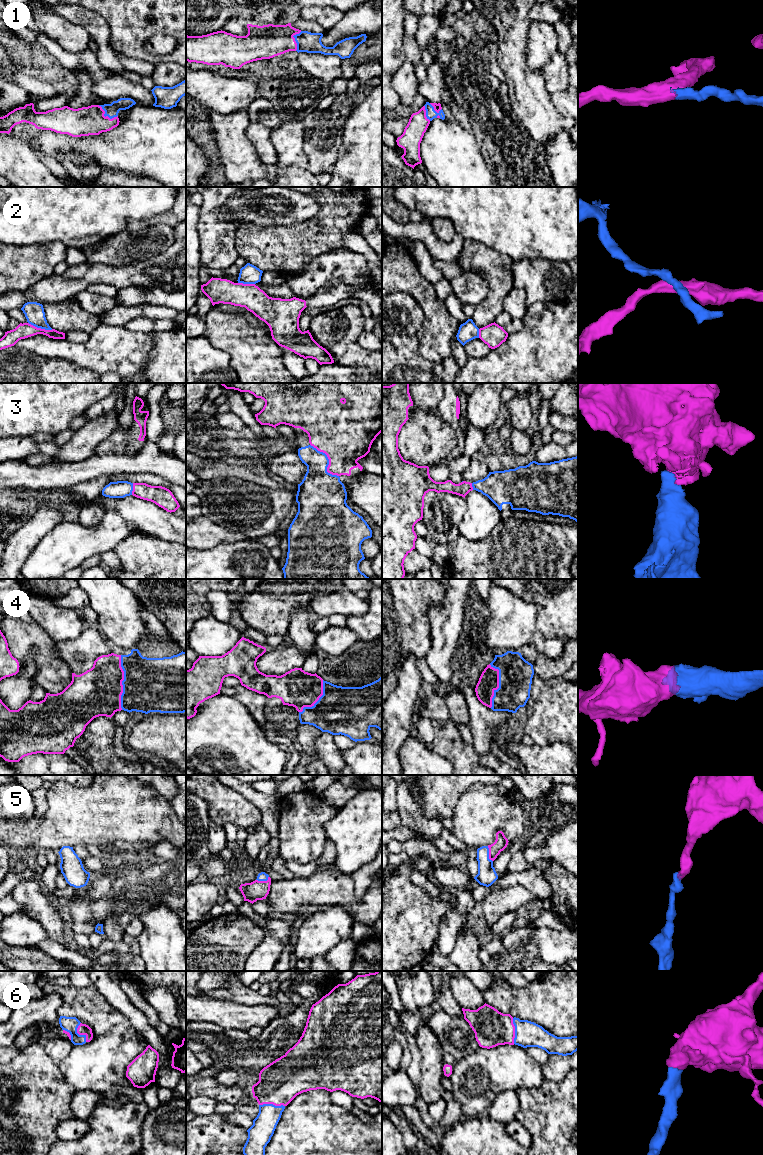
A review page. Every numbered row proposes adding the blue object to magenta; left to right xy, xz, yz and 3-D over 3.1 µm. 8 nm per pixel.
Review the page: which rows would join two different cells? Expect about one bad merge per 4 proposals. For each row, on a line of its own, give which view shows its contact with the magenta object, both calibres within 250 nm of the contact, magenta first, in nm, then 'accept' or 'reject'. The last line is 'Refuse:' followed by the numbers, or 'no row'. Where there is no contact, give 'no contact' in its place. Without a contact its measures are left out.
1: contact in xy; calibres 240 and 110 nm; accept
2: contact in xy; calibres 120 and 160 nm; reject
3: contact in xz; calibres 440 and 320 nm; accept
4: contact in xy; calibres 380 and 440 nm; accept
5: contact in yz; calibres 110 and 150 nm; accept
6: contact in xz; calibres 340 and 190 nm; accept
Refuse: 2

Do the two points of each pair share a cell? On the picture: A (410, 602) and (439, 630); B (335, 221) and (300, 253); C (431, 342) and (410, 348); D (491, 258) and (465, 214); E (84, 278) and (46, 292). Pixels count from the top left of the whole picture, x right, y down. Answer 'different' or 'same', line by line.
A: different
B: same
C: different
D: different
E: same

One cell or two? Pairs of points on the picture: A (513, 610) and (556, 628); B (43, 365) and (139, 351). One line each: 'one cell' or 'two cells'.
A: two cells
B: two cells

